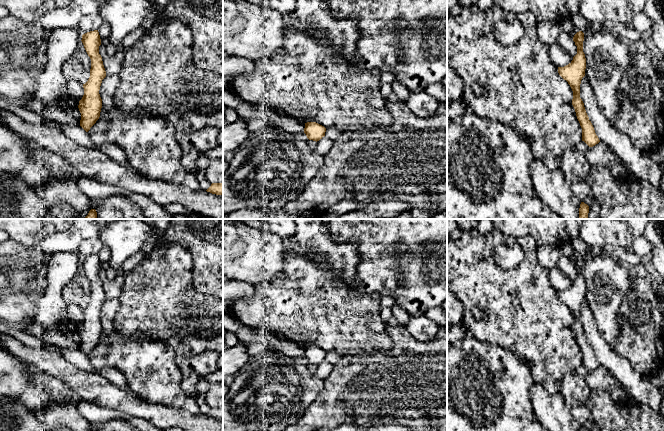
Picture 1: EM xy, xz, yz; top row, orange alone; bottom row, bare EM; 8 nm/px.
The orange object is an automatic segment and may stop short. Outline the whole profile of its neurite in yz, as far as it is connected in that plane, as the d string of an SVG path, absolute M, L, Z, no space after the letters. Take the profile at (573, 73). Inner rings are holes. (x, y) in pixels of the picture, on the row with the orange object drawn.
M582 31L577 32L573 37L573 41L577 46L577 54L568 65L558 67L558 73L568 82L573 91L572 105L582 128L582 141L589 147L593 147L600 140L595 133L594 127L586 113L584 103L580 98L580 84L582 78L585 76L586 69L586 58L583 52L584 33Z

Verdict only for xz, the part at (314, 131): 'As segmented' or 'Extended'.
As segmented

